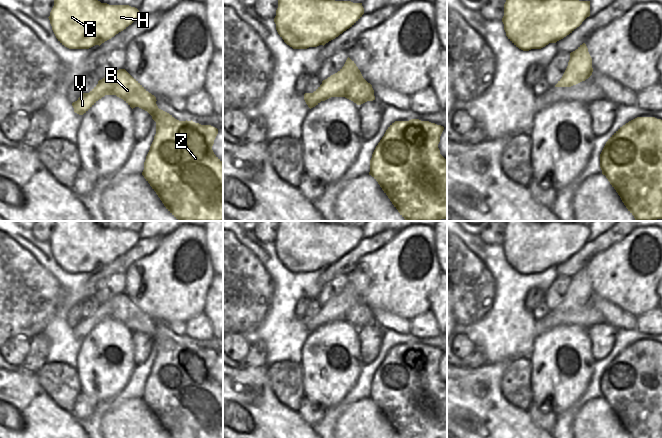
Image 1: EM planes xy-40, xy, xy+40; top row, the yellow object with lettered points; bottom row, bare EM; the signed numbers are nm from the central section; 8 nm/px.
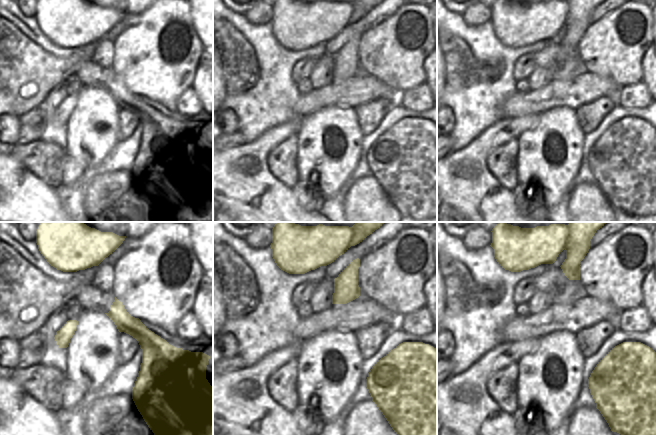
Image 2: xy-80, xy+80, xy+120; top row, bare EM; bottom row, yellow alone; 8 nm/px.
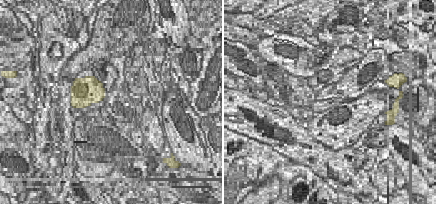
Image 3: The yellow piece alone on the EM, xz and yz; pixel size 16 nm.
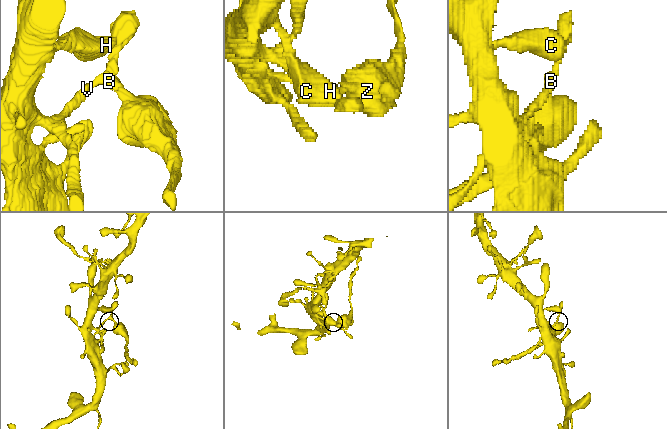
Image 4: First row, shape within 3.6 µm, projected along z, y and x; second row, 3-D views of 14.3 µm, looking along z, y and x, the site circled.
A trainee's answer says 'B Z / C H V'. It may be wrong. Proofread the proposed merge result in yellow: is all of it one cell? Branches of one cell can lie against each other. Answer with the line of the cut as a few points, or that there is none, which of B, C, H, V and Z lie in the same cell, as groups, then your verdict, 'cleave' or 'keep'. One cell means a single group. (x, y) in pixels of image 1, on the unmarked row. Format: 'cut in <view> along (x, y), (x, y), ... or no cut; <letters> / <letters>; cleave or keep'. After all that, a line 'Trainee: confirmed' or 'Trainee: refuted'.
cut in xy-40 along (125, 294), (119, 295), (114, 300), (114, 318); B Z / C H V; cleave
Trainee: confirmed

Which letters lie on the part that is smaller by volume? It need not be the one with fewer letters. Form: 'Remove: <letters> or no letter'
Remove: B, Z

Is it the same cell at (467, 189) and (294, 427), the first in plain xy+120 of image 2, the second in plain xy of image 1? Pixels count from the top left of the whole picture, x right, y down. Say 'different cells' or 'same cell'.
same cell

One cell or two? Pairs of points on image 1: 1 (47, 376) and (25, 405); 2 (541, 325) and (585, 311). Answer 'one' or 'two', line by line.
1: two
2: one

